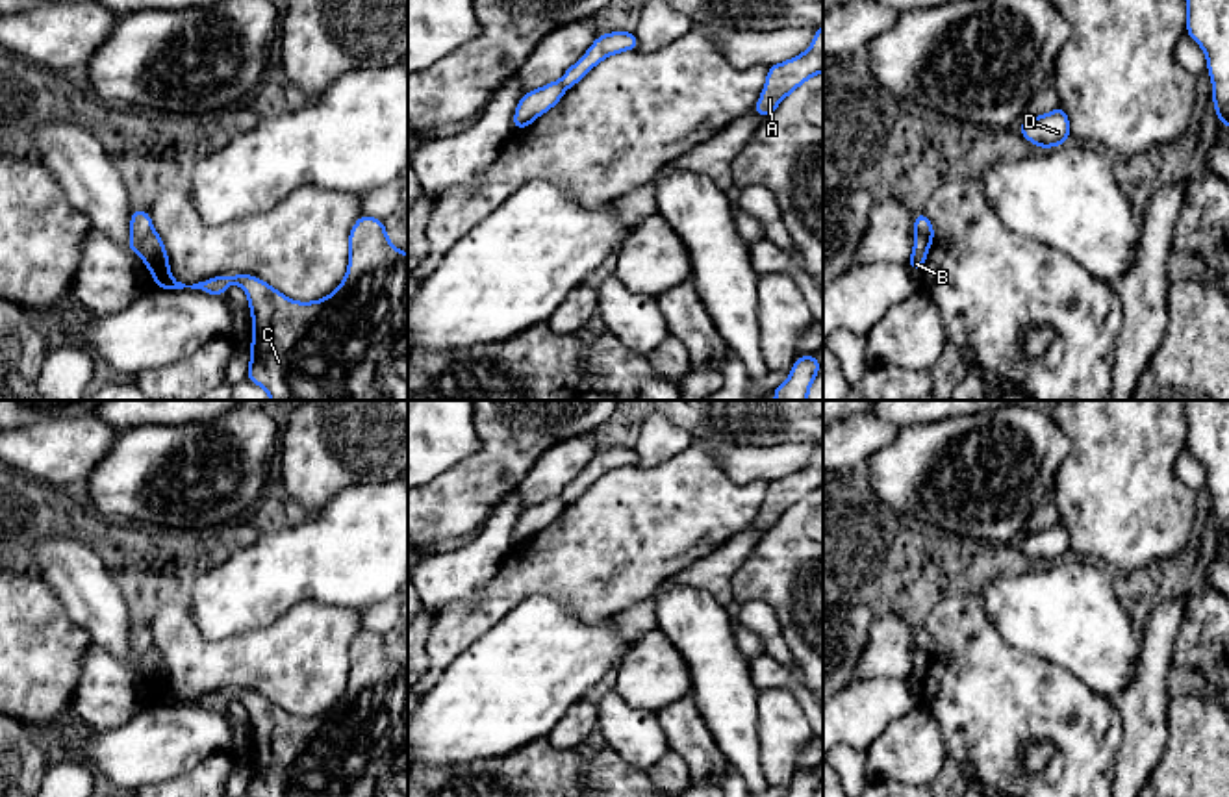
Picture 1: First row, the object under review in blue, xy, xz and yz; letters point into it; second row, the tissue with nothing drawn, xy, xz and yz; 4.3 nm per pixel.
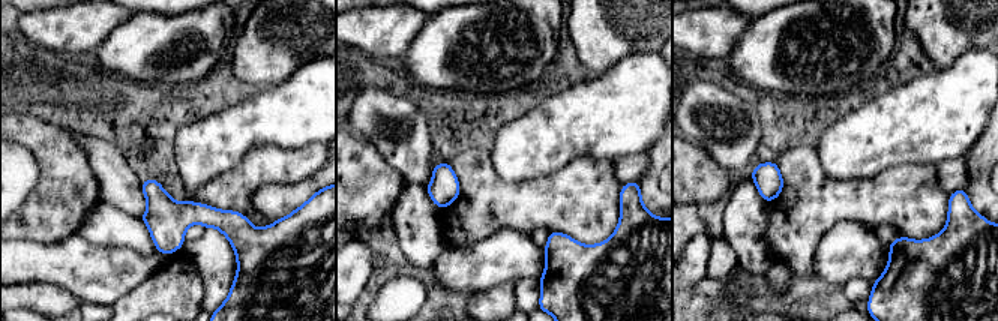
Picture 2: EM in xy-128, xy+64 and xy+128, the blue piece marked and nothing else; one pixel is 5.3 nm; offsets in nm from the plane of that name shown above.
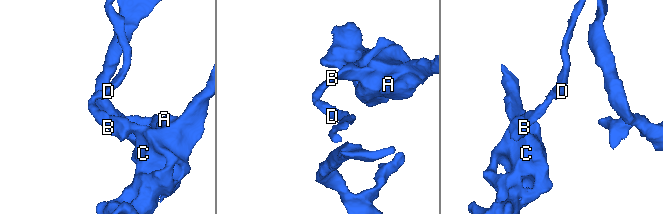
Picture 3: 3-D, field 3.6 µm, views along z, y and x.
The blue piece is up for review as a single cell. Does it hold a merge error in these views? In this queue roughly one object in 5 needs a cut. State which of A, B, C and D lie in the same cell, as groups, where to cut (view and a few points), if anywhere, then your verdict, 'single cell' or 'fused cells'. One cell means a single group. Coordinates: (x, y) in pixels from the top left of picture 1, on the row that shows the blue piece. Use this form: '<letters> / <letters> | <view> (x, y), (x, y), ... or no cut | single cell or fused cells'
A B C / D | xy (152, 227), (138, 253) | fused cells

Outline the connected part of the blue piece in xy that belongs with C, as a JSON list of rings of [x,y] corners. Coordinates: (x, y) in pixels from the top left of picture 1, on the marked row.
[[[361,215],[348,235],[348,269],[336,291],[313,302],[297,302],[252,274],[215,276],[193,285],[172,278],[169,256],[159,234],[152,228],[139,256],[152,272],[158,289],[200,289],[222,297],[230,284],[247,291],[254,337],[247,380],[261,386],[271,400],[408,400],[408,254],[397,250],[386,234],[384,221]]]

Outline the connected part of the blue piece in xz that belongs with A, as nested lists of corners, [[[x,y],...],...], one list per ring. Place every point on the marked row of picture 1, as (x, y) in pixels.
[[[823,26],[816,28],[812,44],[801,56],[769,65],[764,91],[754,106],[758,117],[767,117],[777,106],[812,76],[823,72]]]

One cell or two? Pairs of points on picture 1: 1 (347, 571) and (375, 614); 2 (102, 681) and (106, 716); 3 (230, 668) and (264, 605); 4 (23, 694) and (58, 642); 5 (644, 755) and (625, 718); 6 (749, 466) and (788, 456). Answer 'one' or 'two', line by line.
1: two
2: one
3: two
4: one
5: one
6: one

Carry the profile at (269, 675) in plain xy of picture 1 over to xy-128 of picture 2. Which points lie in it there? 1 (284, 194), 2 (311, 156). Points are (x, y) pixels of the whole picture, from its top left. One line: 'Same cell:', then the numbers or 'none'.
Same cell: 2

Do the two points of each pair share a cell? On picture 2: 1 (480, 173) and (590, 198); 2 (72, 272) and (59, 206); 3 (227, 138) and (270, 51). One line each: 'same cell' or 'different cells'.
1: same cell
2: different cells
3: different cells

